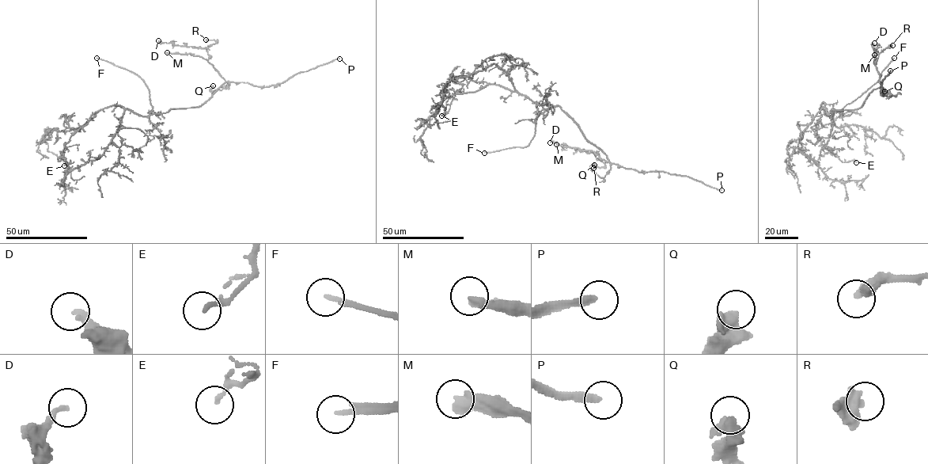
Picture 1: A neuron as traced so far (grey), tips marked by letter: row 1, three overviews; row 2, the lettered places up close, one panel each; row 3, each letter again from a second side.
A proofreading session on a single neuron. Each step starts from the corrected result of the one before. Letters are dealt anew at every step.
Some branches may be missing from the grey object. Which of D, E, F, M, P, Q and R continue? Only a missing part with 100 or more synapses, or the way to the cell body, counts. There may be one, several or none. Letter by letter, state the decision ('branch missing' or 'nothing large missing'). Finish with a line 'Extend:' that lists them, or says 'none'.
D: nothing large missing
E: nothing large missing
F: branch missing
M: branch missing
P: branch missing
Q: nothing large missing
R: nothing large missing
Extend: F, M, P

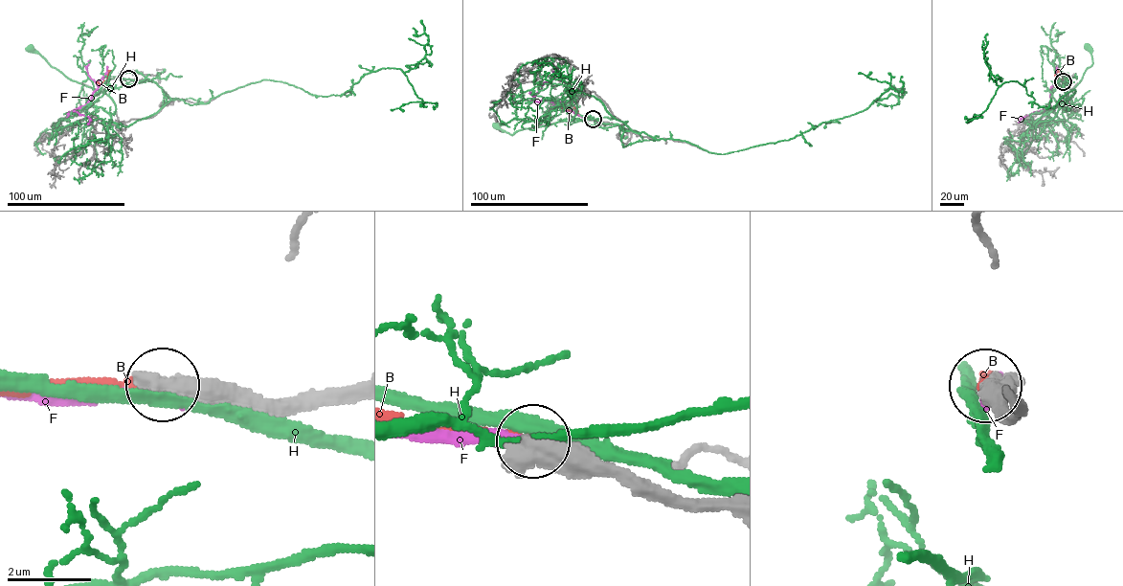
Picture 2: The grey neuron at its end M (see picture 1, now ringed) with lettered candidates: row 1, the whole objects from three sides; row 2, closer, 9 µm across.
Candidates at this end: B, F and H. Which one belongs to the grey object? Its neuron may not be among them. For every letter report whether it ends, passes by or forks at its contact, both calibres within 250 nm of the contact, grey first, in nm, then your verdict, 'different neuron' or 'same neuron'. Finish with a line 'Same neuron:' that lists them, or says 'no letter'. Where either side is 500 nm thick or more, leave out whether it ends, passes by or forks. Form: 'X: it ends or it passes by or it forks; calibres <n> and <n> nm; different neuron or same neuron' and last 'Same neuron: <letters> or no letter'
B: calibres 550 and 200 nm; same neuron
F: calibres 600 and 320 nm; different neuron
H: it passes by; calibres 440 and 320 nm; different neuron
Same neuron: B

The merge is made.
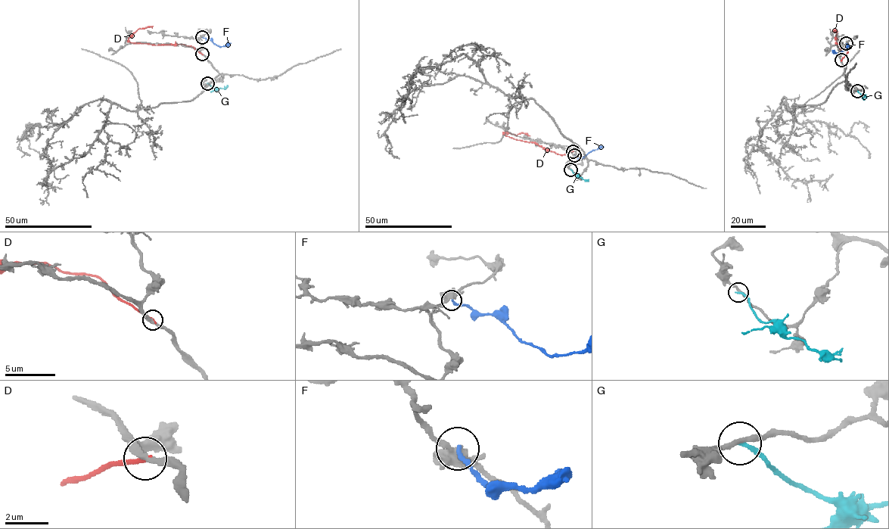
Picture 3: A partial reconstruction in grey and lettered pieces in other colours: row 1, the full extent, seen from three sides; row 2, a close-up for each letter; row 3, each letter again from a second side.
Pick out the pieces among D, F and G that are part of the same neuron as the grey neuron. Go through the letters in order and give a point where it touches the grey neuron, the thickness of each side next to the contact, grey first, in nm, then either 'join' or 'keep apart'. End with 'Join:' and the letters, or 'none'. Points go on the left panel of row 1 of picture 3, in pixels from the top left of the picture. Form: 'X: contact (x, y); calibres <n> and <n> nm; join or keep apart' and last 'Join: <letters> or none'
D: contact (202, 54); calibres 280 and 260 nm; keep apart
F: contact (202, 37); calibres 380 and 220 nm; keep apart
G: contact (207, 83); calibres 240 and 190 nm; keep apart
Join: none

